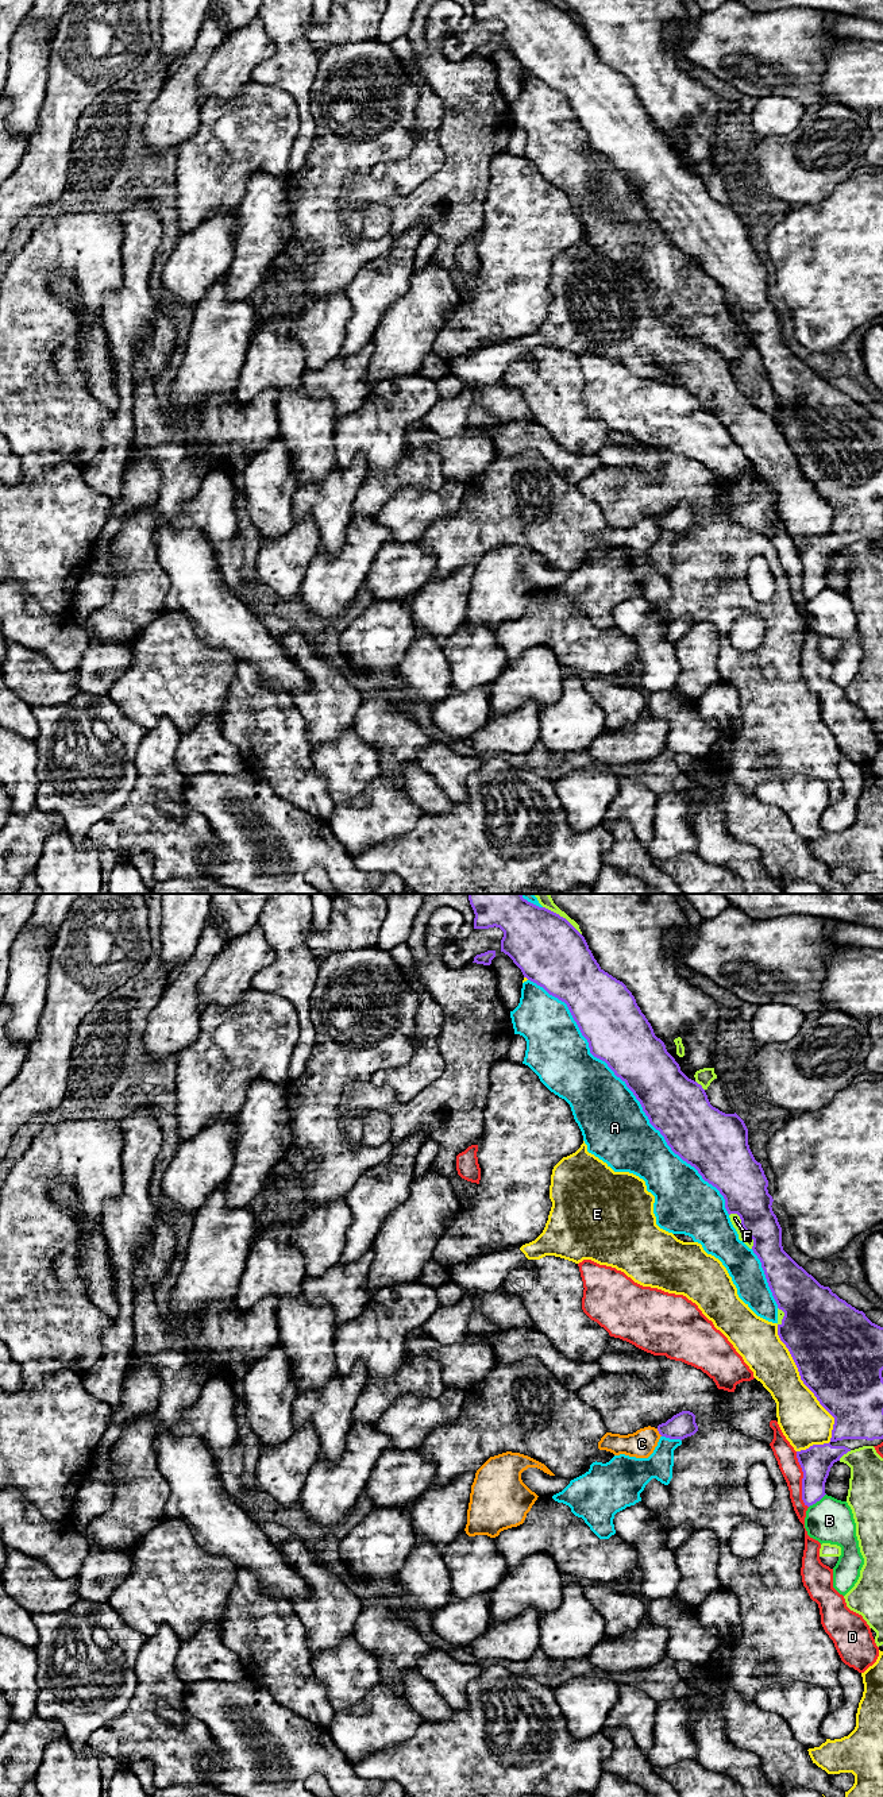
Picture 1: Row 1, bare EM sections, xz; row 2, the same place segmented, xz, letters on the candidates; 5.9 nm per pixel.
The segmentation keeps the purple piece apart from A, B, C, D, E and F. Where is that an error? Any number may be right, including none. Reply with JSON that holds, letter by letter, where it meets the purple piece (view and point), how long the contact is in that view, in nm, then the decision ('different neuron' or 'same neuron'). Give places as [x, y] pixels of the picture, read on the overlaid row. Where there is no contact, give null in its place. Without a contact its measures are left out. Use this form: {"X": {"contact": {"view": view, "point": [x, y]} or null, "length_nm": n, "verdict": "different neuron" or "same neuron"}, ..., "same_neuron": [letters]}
{"A": {"contact": {"view": "xz", "point": [632, 1091]}, "length_nm": 1850, "verdict": "different neuron"}, "B": {"contact": {"view": "xz", "point": [817, 1500]}, "length_nm": 130, "verdict": "different neuron"}, "C": {"contact": {"view": "xz", "point": [659, 1433]}, "length_nm": 60, "verdict": "different neuron"}, "D": {"contact": {"view": "xz", "point": [802, 1480]}, "length_nm": 340, "verdict": "different neuron"}, "E": {"contact": {"view": "xz", "point": [804, 1383]}, "length_nm": 750, "verdict": "different neuron"}, "F": {"contact": {"view": "xz", "point": [743, 1227]}, "length_nm": 260, "verdict": "different neuron"}, "same_neuron": []}

